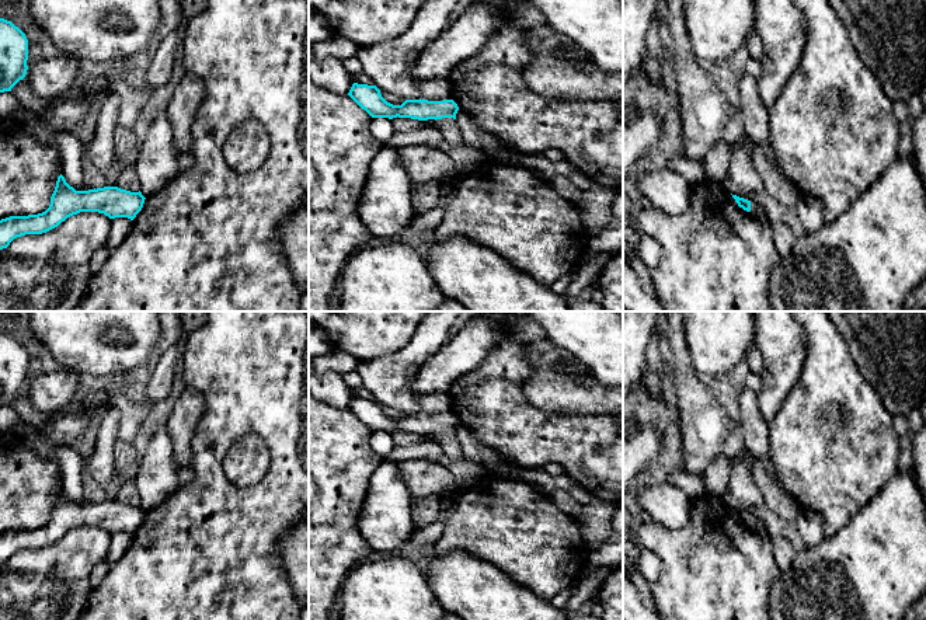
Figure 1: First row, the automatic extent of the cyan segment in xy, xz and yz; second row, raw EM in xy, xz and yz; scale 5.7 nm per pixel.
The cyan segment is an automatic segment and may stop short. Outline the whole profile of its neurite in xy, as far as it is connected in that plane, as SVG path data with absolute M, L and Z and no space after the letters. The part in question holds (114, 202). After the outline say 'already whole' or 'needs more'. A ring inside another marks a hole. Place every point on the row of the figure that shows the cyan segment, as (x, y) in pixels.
M60 174L51 196L51 205L45 212L0 220L0 250L7 248L17 237L46 233L80 212L98 212L109 219L133 220L142 210L145 199L140 191L130 192L118 187L76 191Z; already whole

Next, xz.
M354 83L348 95L372 118L411 118L418 121L453 118L459 111L453 100L405 100L401 105L387 102L376 86Z; already whole

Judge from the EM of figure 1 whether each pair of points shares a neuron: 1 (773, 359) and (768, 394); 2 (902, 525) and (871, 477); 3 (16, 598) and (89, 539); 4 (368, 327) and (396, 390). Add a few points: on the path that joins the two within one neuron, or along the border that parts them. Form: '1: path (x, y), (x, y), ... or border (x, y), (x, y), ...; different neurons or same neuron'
1: path (773, 368), (773, 386); same neuron
2: border (898, 470), (856, 514); different neurons
3: path (34, 594), (70, 557); same neuron
4: border (410, 340), (393, 352), (359, 362); different neurons

